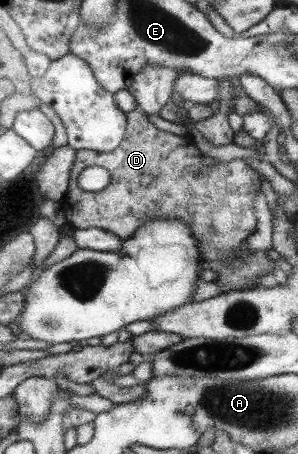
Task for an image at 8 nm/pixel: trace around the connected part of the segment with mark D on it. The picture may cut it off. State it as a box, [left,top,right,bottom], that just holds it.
[61,108,271,294]

